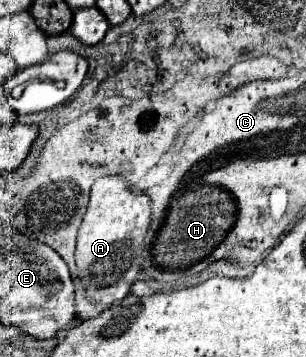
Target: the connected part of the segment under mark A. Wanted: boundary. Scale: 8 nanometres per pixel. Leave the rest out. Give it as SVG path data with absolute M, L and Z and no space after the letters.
M118 175L102 177L92 185L90 203L78 229L76 243L78 277L88 301L94 305L116 305L128 295L146 257L146 245L142 243L148 227L150 199L144 193L130 191L130 185Z

